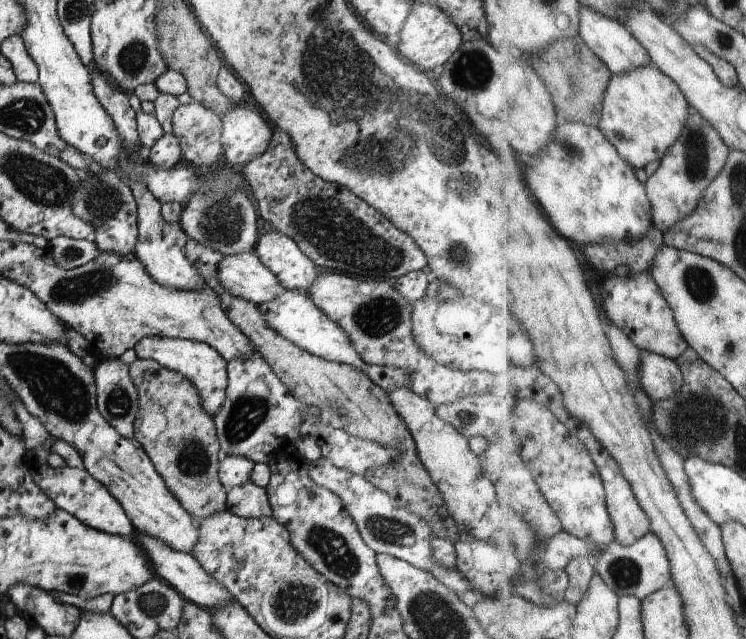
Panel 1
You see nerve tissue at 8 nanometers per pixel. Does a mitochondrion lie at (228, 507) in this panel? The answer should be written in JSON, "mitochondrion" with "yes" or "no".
{"mitochondrion":"no"}

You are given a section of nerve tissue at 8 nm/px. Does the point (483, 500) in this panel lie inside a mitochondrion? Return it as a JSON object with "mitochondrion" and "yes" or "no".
{"mitochondrion":"no"}

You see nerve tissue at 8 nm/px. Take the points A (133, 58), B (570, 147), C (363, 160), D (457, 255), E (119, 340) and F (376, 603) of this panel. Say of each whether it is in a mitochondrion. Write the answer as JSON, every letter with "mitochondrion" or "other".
{"A":"mitochondrion","B":"mitochondrion","C":"mitochondrion","D":"mitochondrion","E":"other","F":"other"}

